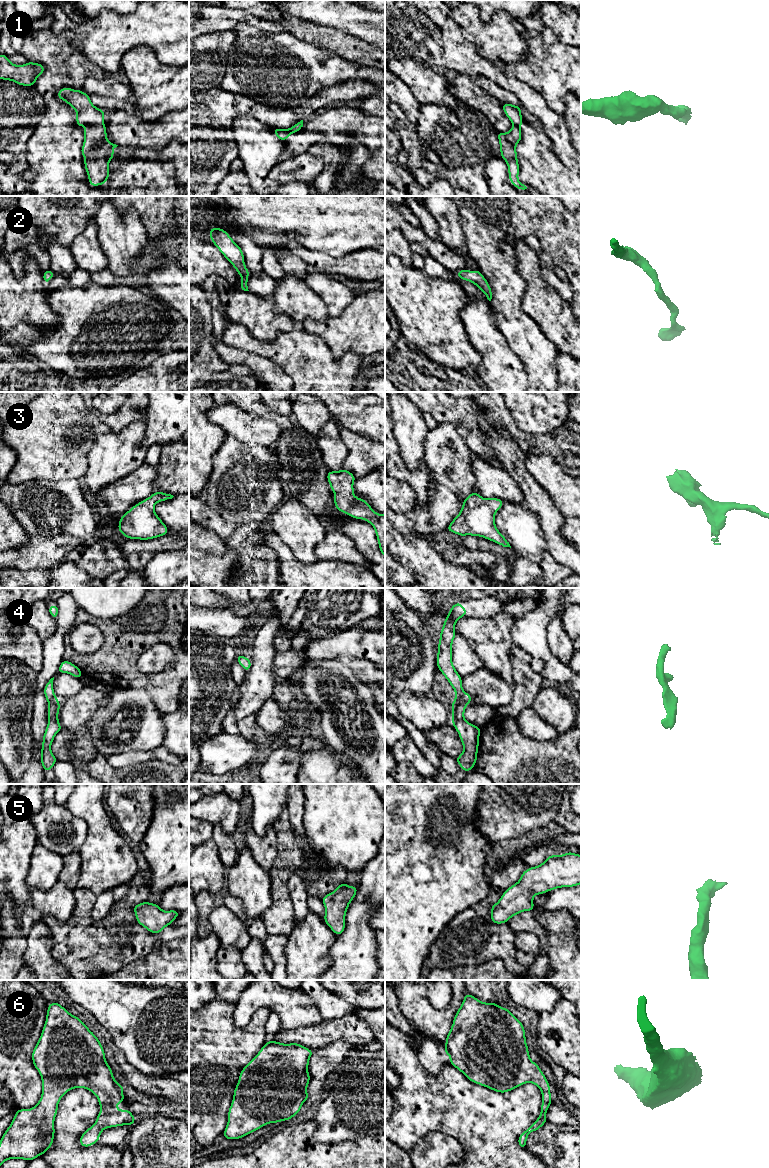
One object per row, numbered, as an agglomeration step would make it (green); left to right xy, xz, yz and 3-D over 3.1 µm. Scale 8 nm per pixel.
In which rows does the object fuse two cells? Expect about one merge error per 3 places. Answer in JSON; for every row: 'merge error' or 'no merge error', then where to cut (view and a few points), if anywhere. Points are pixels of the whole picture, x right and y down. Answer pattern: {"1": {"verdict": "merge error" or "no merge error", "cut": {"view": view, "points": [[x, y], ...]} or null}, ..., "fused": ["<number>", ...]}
{"1": {"verdict": "no merge error", "cut": null}, "2": {"verdict": "no merge error", "cut": null}, "3": {"verdict": "no merge error", "cut": null}, "4": {"verdict": "no merge error", "cut": null}, "5": {"verdict": "no merge error", "cut": null}, "6": {"verdict": "no merge error", "cut": null}, "fused": []}

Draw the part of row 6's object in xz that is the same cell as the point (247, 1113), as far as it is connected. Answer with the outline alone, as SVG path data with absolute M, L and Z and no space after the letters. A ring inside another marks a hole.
M270 1039L241 1070L228 1111L225 1139L240 1139L270 1123L290 1121L310 1097L307 1086L309 1058L313 1051L299 1043L284 1044Z

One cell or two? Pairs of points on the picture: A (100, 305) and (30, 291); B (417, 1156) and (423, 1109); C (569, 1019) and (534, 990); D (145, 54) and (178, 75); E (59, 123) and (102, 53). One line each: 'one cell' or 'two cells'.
A: two cells
B: two cells
C: two cells
D: one cell
E: two cells

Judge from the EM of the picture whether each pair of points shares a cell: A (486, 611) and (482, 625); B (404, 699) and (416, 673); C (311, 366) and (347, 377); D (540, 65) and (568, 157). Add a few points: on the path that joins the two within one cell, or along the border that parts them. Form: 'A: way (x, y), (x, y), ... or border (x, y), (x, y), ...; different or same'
A: border (502, 610), (488, 617), (467, 616); different
B: border (431, 694), (403, 690), (396, 697), (396, 708); different
C: way (320, 375), (322, 377), (338, 377); same
D: border (539, 92), (547, 104), (562, 116); different

